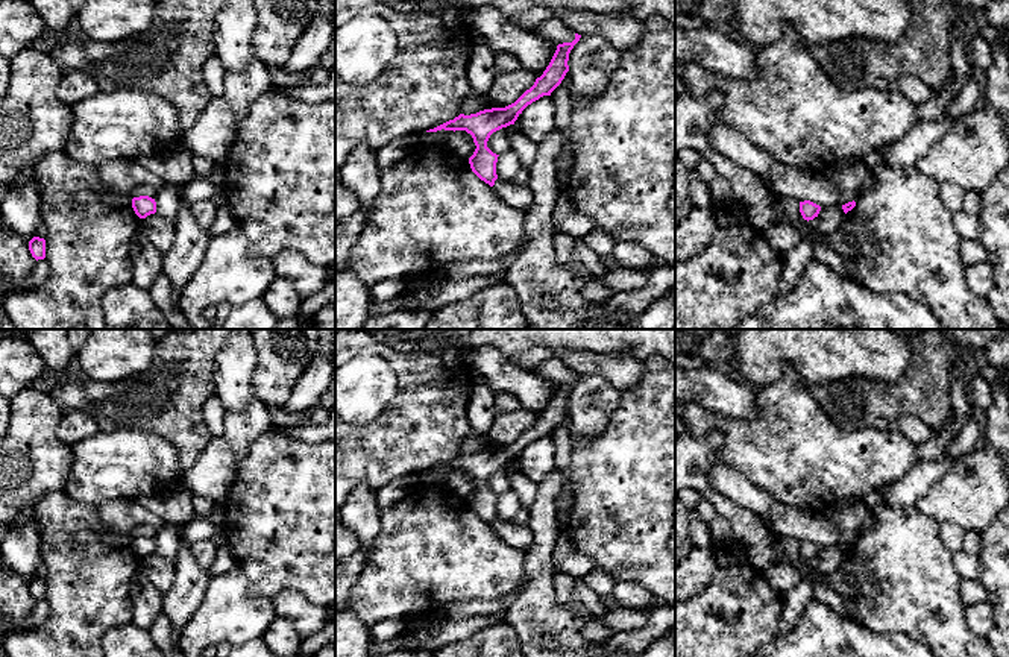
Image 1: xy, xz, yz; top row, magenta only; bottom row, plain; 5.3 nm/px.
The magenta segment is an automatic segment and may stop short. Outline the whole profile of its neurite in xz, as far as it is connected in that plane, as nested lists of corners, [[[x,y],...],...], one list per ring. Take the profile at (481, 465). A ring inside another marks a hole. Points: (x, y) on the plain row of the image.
[[[575,373],[575,379],[572,382],[558,384],[543,414],[537,417],[534,425],[527,429],[514,443],[505,448],[484,449],[470,455],[460,454],[454,460],[449,460],[426,472],[445,469],[454,472],[466,470],[470,473],[476,486],[473,495],[469,498],[470,508],[481,520],[493,527],[495,520],[498,519],[496,502],[499,495],[493,493],[487,487],[490,475],[502,467],[514,464],[522,451],[533,442],[543,435],[551,435],[551,432],[561,423],[569,411],[569,393],[580,378],[581,375]]]

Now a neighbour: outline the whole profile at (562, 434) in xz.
[[[561,423],[551,432],[551,437],[555,445],[555,466],[569,484],[569,467],[572,458],[571,429],[566,423]]]

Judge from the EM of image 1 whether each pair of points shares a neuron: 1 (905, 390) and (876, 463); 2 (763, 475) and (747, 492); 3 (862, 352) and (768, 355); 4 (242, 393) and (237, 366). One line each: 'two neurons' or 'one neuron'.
1: two neurons
2: two neurons
3: one neuron
4: one neuron

